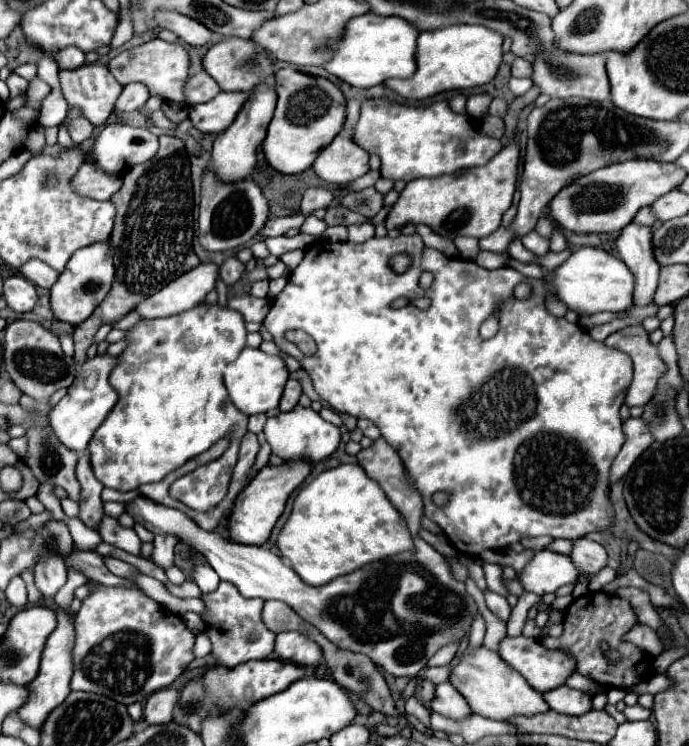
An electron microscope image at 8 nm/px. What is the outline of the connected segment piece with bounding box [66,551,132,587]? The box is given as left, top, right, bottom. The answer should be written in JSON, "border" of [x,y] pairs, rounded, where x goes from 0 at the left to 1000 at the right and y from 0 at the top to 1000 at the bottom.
{"border":[[[116,739],[116,741],[104,741],[96,747],[96,757],[99,760],[110,760],[116,763],[122,771],[128,771],[134,779],[152,786],[190,786],[190,779],[171,773],[154,761],[151,757],[151,747],[142,744],[139,739]]]}

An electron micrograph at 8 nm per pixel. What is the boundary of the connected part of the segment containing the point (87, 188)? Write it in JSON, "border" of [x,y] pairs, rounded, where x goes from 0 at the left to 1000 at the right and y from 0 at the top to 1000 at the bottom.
{"border":[[[134,216],[119,221],[119,227],[107,237],[107,256],[125,264],[136,264],[142,269],[160,267],[177,251],[177,232],[154,232],[142,227]]]}

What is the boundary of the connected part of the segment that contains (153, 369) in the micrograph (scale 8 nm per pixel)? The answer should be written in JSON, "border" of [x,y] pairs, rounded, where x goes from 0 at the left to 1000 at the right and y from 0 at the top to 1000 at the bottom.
{"border":[[[284,409],[253,425],[206,428],[183,454],[189,462],[160,503],[174,535],[128,594],[134,631],[151,653],[194,658],[209,647],[238,642],[273,615],[331,586],[334,597],[316,615],[255,642],[247,655],[250,669],[270,680],[305,685],[331,661],[345,597],[357,580],[360,556],[334,540],[322,511],[322,495],[357,465],[354,428],[337,414]]]}

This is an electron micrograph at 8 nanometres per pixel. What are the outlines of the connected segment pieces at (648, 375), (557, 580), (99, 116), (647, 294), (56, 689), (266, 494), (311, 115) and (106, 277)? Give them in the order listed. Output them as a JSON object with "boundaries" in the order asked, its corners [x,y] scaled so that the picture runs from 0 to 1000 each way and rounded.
{"boundaries":[[[[909,438],[903,444],[888,446],[877,460],[888,468],[914,476],[920,487],[920,508],[909,524],[906,540],[911,546],[938,543],[938,538],[943,538],[943,532],[949,529],[955,505],[961,505],[961,495],[967,495],[967,489],[955,484],[955,468],[943,460],[938,441]]],[[[792,736],[772,747],[772,752],[761,760],[752,776],[761,792],[792,798],[804,795],[816,784],[833,782],[839,776],[839,763],[830,755],[827,744],[813,744]]],[[[139,84],[139,87],[122,87],[113,90],[107,95],[87,95],[87,119],[93,133],[99,135],[102,143],[116,146],[116,151],[139,170],[154,168],[157,157],[163,154],[165,138],[177,122],[177,114],[171,114],[171,109],[165,109],[165,103],[160,103],[160,95],[154,92],[154,87]]],[[[914,299],[909,302],[909,307],[903,307],[894,323],[900,347],[920,369],[920,409],[949,406],[949,393],[955,385],[958,355],[949,350],[943,318],[946,318],[943,304]]],[[[84,819],[84,840],[78,843],[78,849],[67,859],[67,870],[61,875],[61,889],[58,889],[58,902],[41,918],[44,940],[26,953],[26,961],[38,972],[58,977],[61,969],[67,966],[73,950],[81,950],[99,934],[99,929],[102,929],[99,916],[102,916],[102,908],[104,908],[104,881],[102,881],[104,865],[107,865],[107,838],[102,835],[102,830],[90,819]]],[[[444,615],[415,618],[412,623],[403,623],[403,626],[401,623],[380,626],[343,669],[343,677],[340,677],[334,698],[331,698],[334,720],[345,728],[383,731],[389,725],[389,720],[395,717],[395,709],[398,709],[403,693],[412,688],[418,666],[450,637],[450,629],[453,629],[453,621]]],[[[412,90],[401,98],[398,119],[403,127],[398,157],[389,168],[389,181],[380,192],[386,216],[406,232],[438,232],[453,224],[462,205],[496,176],[502,162],[502,133],[496,122],[473,103],[453,103]]],[[[160,323],[134,326],[128,331],[113,334],[104,342],[102,355],[93,361],[93,366],[87,369],[87,374],[78,379],[78,385],[73,390],[75,420],[78,420],[81,428],[113,436],[134,422],[134,417],[160,393],[160,385],[163,385],[163,377],[165,377],[165,369],[168,369],[168,358],[165,358],[163,345],[165,345],[165,339],[163,339]]]]}

